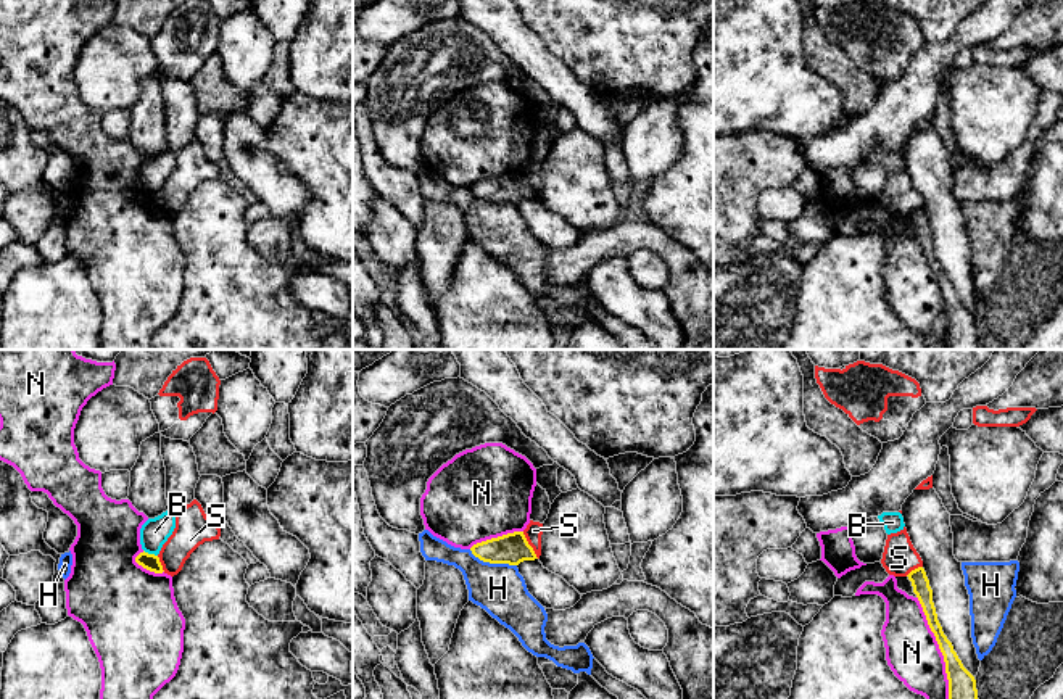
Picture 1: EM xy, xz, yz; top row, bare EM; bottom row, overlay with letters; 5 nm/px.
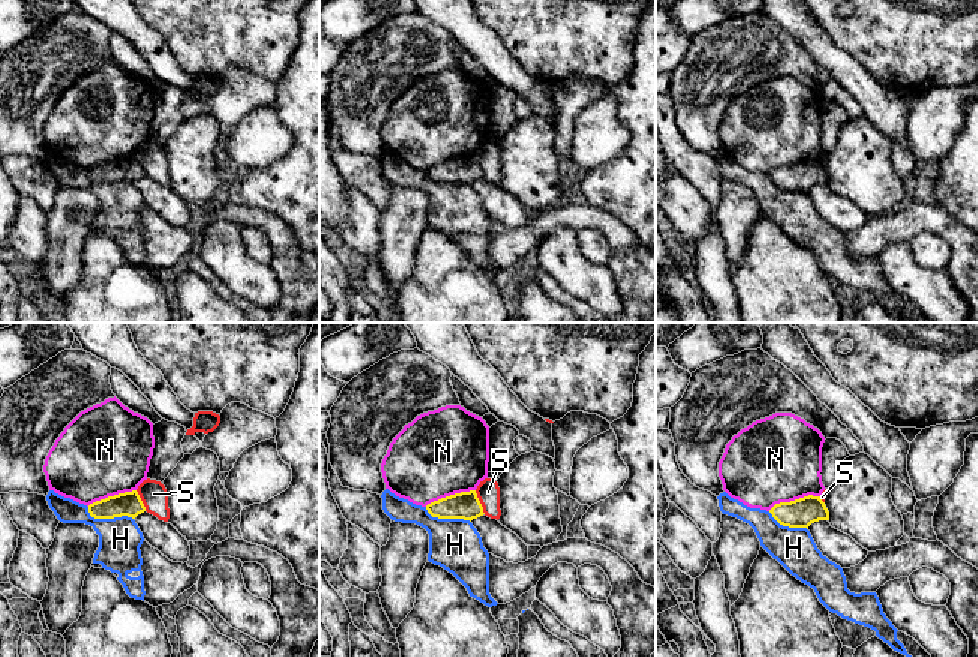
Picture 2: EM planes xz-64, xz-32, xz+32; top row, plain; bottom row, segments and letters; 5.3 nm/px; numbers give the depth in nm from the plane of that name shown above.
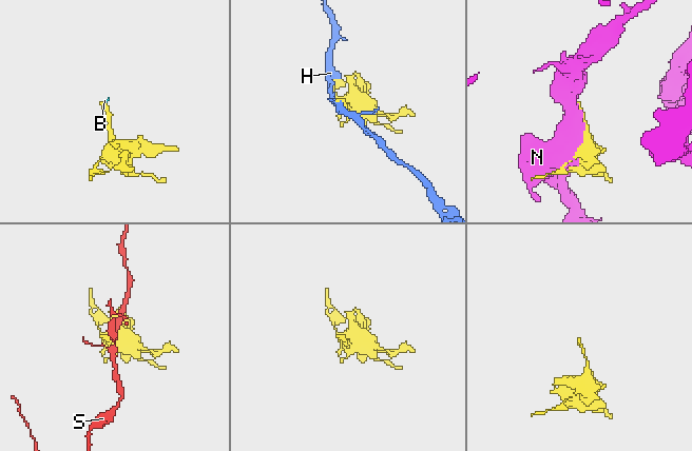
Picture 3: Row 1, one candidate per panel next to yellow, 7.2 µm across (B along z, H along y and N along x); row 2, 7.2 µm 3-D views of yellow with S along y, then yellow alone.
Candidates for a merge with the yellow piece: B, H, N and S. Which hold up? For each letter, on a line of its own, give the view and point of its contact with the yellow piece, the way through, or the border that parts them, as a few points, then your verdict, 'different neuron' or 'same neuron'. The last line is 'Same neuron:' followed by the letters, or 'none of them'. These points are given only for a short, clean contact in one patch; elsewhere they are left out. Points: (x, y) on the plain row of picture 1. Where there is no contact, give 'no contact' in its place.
B: contact xy (150, 194); border xy (144, 189), (157, 195); different neuron
H: contact xz (493, 202); different neuron
N: contact yz (939, 287); different neuron
S: contact xz (529, 184); border xz (522, 171), (538, 197); different neuron
Same neuron: none of them

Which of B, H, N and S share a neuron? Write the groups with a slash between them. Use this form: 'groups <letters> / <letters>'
groups B H / N / S

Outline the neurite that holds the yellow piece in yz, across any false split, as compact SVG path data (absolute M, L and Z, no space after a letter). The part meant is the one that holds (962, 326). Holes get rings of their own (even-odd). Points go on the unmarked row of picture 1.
M923 206L912 209L908 214L912 221L913 232L916 234L923 251L926 254L928 264L936 275L939 288L944 295L945 312L949 319L949 341L947 350L981 350L976 319L974 316L963 306L957 292L953 290L952 282L942 271L942 266L937 259L936 246L933 242L933 229L929 225L929 219Z

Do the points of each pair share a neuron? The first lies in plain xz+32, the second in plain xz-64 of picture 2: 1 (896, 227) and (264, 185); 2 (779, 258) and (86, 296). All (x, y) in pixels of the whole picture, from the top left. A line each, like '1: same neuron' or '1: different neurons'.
1: different neurons
2: same neuron

